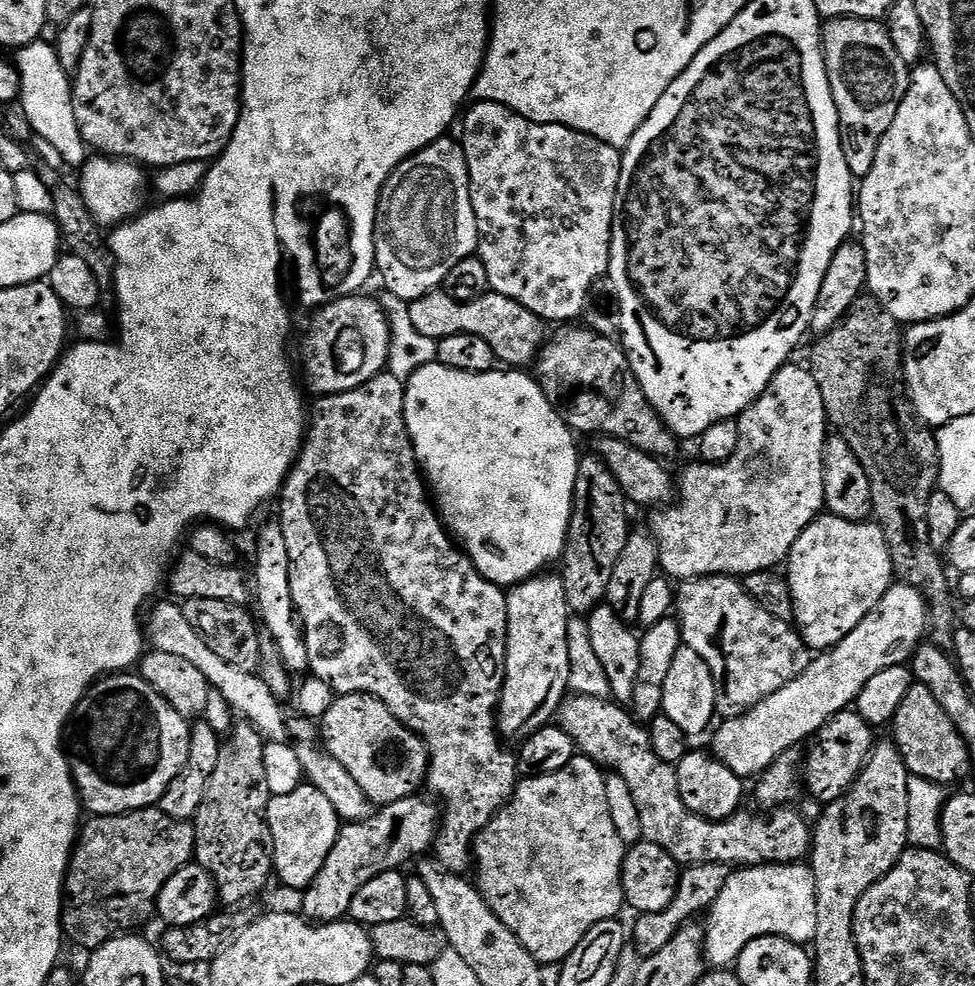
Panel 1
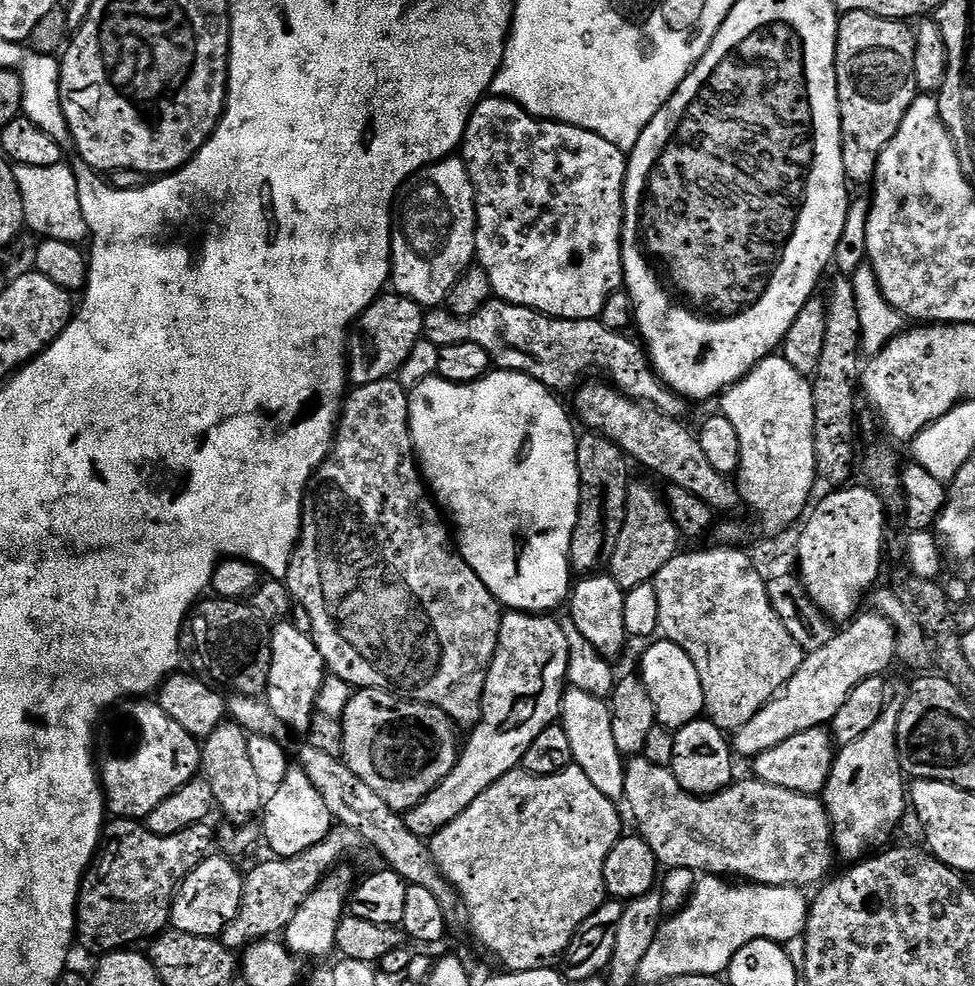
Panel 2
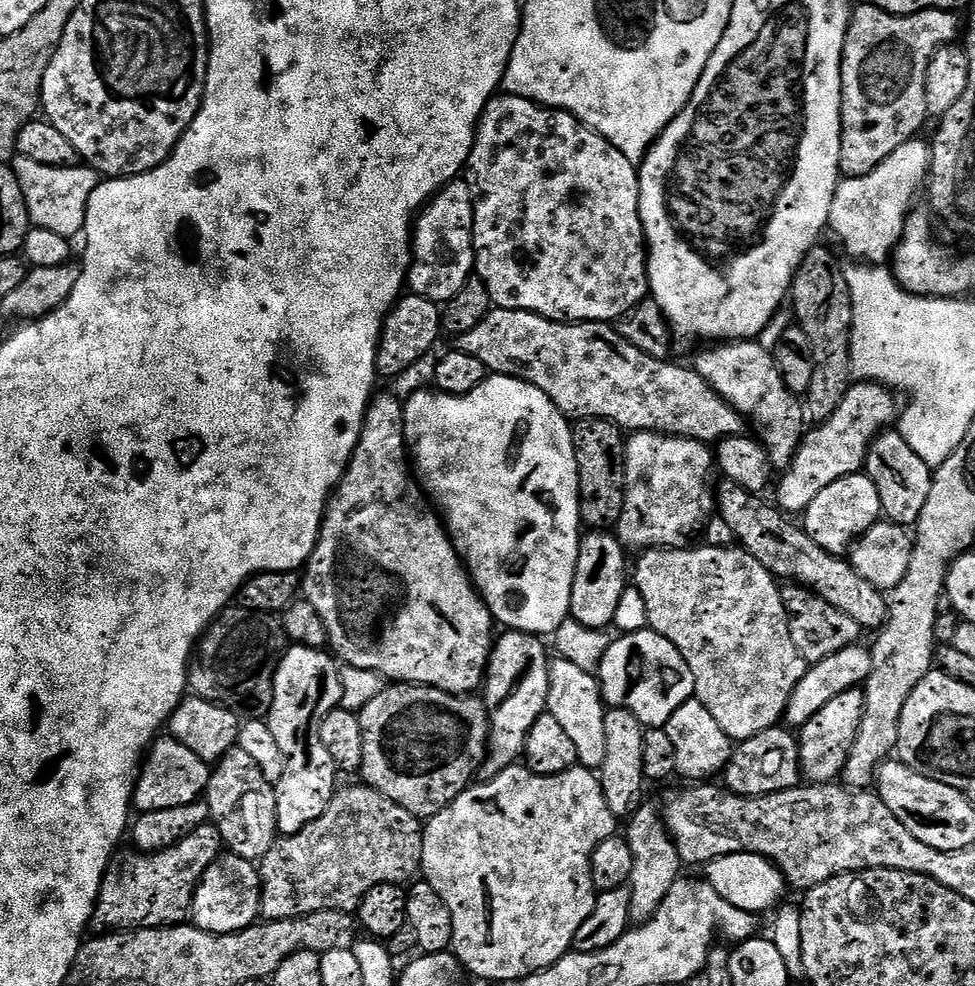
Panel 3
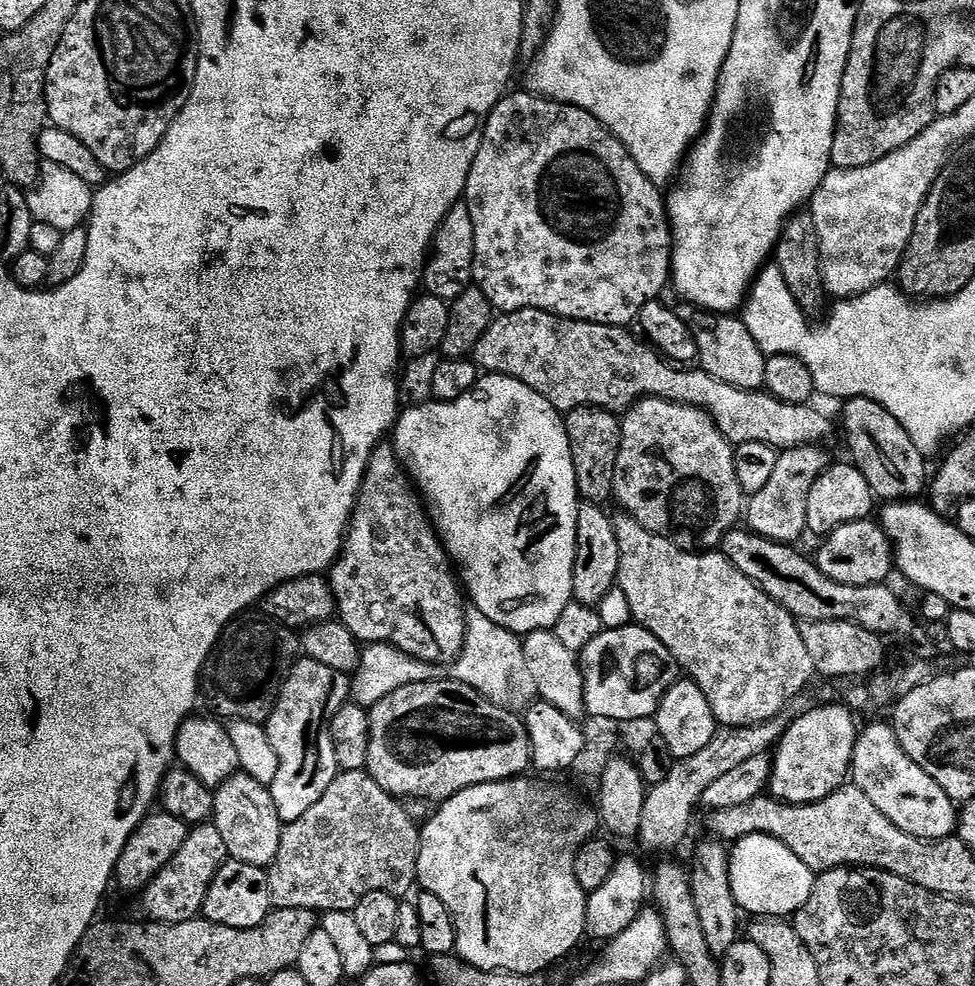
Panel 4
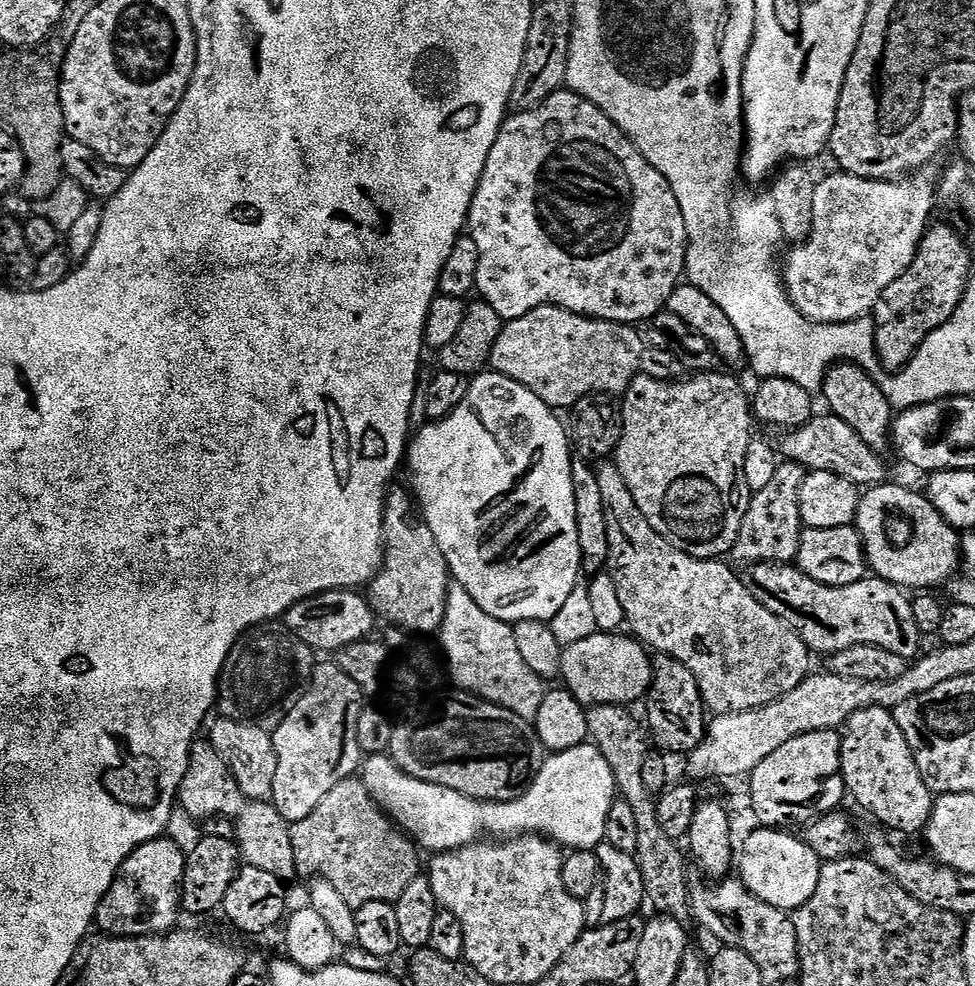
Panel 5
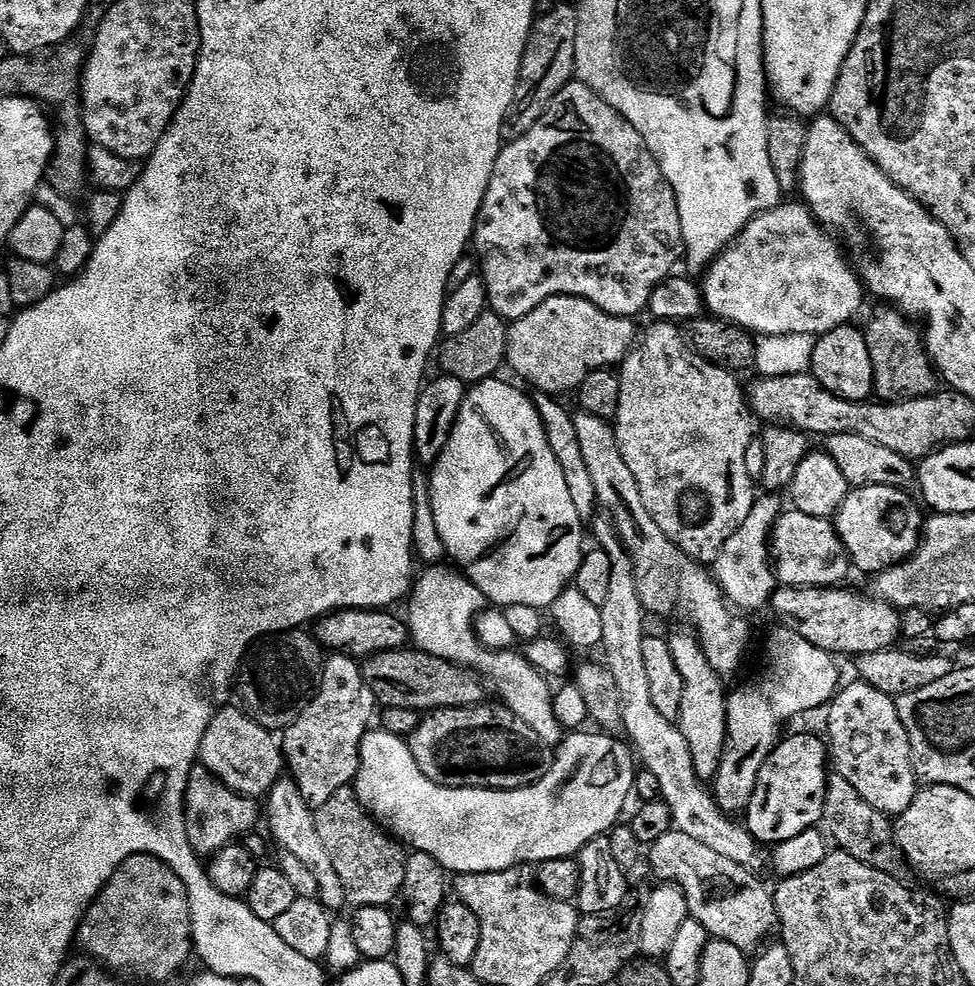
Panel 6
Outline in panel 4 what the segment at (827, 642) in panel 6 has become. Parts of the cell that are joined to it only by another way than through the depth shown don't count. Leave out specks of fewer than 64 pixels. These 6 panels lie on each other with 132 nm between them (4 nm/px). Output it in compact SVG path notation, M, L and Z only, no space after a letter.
M735 528L723 536L719 551L731 562L737 566L742 574L746 575L752 581L756 582L759 588L772 600L778 602L792 616L802 622L810 621L838 621L852 620L856 624L862 625L864 629L878 633L883 637L896 636L899 642L910 651L917 659L933 659L936 654L936 648L931 644L926 632L926 626L915 616L904 608L901 600L895 592L890 590L889 585L875 584L870 587L852 587L844 583L836 583L818 570L815 561L808 559L796 551L791 545L774 543L772 540L762 539L761 536L746 528Z

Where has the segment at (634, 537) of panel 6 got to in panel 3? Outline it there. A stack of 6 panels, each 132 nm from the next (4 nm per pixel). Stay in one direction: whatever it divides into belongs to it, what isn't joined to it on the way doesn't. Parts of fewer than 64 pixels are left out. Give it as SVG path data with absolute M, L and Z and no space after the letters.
M739 546L726 548L692 547L650 548L641 555L644 557L637 564L635 561L636 580L634 580L634 586L641 592L642 599L646 604L647 627L651 631L657 632L662 638L666 638L680 651L686 666L690 666L690 674L694 674L695 699L700 700L702 706L706 706L706 710L710 710L710 714L716 719L718 726L722 726L725 734L733 742L754 738L754 734L767 728L777 727L785 719L790 694L794 694L794 686L798 686L798 682L802 682L802 678L808 673L810 665L807 660L802 658L802 654L798 654L798 646L794 646L794 638L790 638L790 626L786 618L786 610L782 606L781 585L778 583L777 577L772 576L770 570L766 570L766 566L762 566L762 562L758 562L758 558L754 558Z

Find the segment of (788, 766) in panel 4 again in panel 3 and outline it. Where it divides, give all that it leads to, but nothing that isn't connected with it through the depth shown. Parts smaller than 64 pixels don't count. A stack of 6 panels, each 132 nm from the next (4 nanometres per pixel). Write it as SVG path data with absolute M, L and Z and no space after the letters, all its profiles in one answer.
M863 687L851 688L838 698L830 698L810 722L799 729L800 771L805 781L813 784L831 784L843 773L846 758L854 746L854 738L858 738L858 726L864 713Z

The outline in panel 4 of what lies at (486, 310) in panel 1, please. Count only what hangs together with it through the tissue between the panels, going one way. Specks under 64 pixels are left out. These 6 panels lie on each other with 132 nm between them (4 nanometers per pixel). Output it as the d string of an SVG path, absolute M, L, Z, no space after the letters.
M527 308L497 315L486 330L486 334L482 334L474 353L474 360L485 373L509 376L530 386L530 390L538 390L538 394L542 394L542 398L546 398L546 402L554 405L561 414L570 413L575 408L604 408L607 412L620 414L638 401L653 396L675 404L703 408L716 423L718 430L722 430L722 434L734 446L765 443L766 446L777 450L802 448L811 444L820 446L831 434L832 424L828 421L827 414L812 408L811 403L782 402L770 395L767 390L748 392L745 388L730 386L696 366L687 370L673 366L655 348L649 346L643 339L635 340L628 331L629 329L624 326L567 320L546 310Z

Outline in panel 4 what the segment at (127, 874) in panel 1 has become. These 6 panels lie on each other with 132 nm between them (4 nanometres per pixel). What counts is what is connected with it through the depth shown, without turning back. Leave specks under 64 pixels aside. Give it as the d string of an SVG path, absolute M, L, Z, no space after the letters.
M209 822L193 827L188 833L188 840L182 846L182 850L178 850L176 857L156 876L154 882L148 884L139 897L140 904L144 907L145 914L148 915L145 917L157 924L181 924L197 919L203 913L206 894L210 890L218 870L222 870L222 866L227 864L229 859L226 841L222 839L222 834L218 834L215 824Z

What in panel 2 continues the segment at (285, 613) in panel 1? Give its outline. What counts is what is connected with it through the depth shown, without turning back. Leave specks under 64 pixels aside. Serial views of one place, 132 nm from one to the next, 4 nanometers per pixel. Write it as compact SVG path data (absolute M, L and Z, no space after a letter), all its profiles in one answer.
M280 622L272 630L272 661L266 699L276 717L289 729L309 727L308 715L316 712L318 690L326 675L324 659L307 631L299 632L292 622Z

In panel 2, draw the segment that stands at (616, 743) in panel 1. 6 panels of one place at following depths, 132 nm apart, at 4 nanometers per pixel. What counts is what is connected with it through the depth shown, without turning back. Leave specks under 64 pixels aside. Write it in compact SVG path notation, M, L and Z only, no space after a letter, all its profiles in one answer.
M637 754L631 757L624 765L624 800L626 801L626 805L628 804L629 810L632 811L633 818L636 819L635 831L643 836L645 842L650 846L650 850L654 850L657 865L663 866L665 869L685 867L686 870L697 874L715 874L721 878L739 878L741 881L754 884L786 886L787 888L798 888L801 890L808 890L811 884L817 883L816 885L819 885L833 871L831 868L832 860L834 861L832 823L828 817L828 812L824 808L823 799L820 796L807 796L806 794L798 794L794 790L770 786L766 782L755 778L747 779L737 779L735 782L729 784L727 788L723 788L723 790L713 796L695 796L686 790L682 790L682 786L678 786L678 778L674 778L671 768L654 766L654 762L650 762L642 754Z

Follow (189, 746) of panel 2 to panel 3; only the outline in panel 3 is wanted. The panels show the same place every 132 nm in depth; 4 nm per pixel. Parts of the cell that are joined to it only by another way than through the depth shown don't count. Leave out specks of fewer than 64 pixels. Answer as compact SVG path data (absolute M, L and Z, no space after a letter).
M171 734L161 735L152 741L140 766L140 775L136 777L136 790L132 793L132 802L137 813L170 810L178 806L190 806L195 800L201 799L208 790L210 766L205 760L200 760L182 742L178 742Z

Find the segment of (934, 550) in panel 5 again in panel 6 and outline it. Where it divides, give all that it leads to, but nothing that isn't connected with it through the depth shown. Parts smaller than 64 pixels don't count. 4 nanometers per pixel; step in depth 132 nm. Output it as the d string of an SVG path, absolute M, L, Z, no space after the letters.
M866 486L849 491L835 514L834 523L855 571L857 568L860 572L879 574L916 553L926 516L920 513L921 505L916 505L908 495L905 489L890 486Z

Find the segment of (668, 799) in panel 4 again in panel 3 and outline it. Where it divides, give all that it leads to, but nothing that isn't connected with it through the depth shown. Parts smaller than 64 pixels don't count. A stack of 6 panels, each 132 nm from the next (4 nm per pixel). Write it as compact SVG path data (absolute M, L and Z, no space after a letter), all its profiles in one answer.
M651 802L641 804L627 824L626 839L630 854L634 854L634 870L630 881L630 920L633 925L639 926L648 922L658 906L662 906L666 894L670 894L670 886L681 879L682 861L659 807L655 808Z

